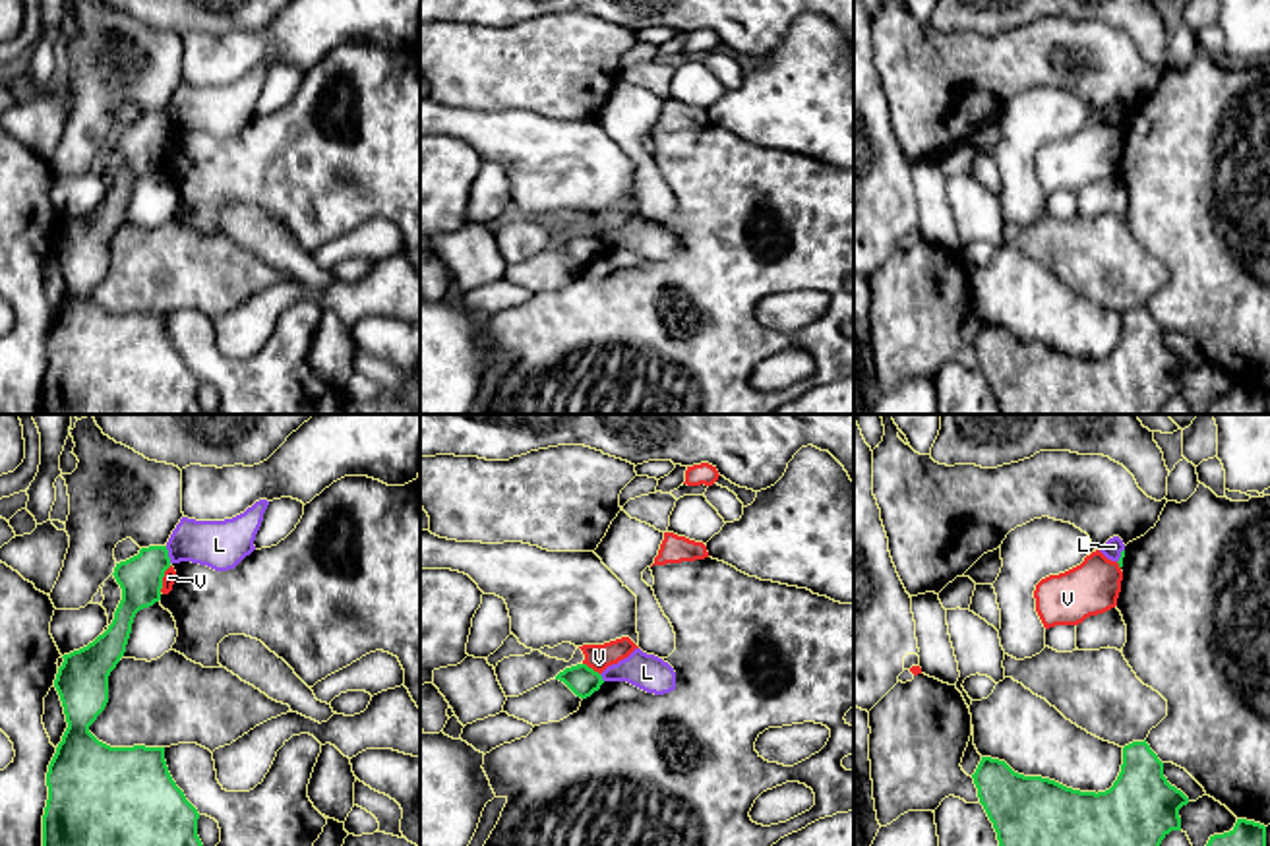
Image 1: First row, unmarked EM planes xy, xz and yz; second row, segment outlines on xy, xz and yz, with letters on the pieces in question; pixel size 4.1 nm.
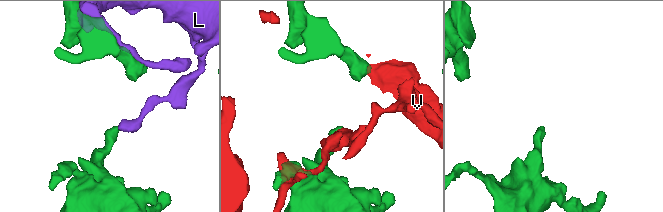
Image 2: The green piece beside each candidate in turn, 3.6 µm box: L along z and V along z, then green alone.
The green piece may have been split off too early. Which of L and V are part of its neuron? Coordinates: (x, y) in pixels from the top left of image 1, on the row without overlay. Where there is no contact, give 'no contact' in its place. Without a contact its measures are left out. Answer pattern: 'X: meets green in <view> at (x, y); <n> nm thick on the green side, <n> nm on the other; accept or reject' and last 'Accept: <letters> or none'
L: meets green in xy at (167, 120); 190 nm thick on the green side, 200 nm on the other; reject
V: meets green in xy at (161, 146); 190 nm thick on the green side, 50 nm on the other; reject
Accept: none

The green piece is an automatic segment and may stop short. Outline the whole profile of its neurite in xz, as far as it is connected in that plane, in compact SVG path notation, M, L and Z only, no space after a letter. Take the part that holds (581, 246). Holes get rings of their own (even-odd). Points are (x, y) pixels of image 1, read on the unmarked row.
M587 230L565 234L556 246L563 248L581 265L590 263L604 250L602 242Z

